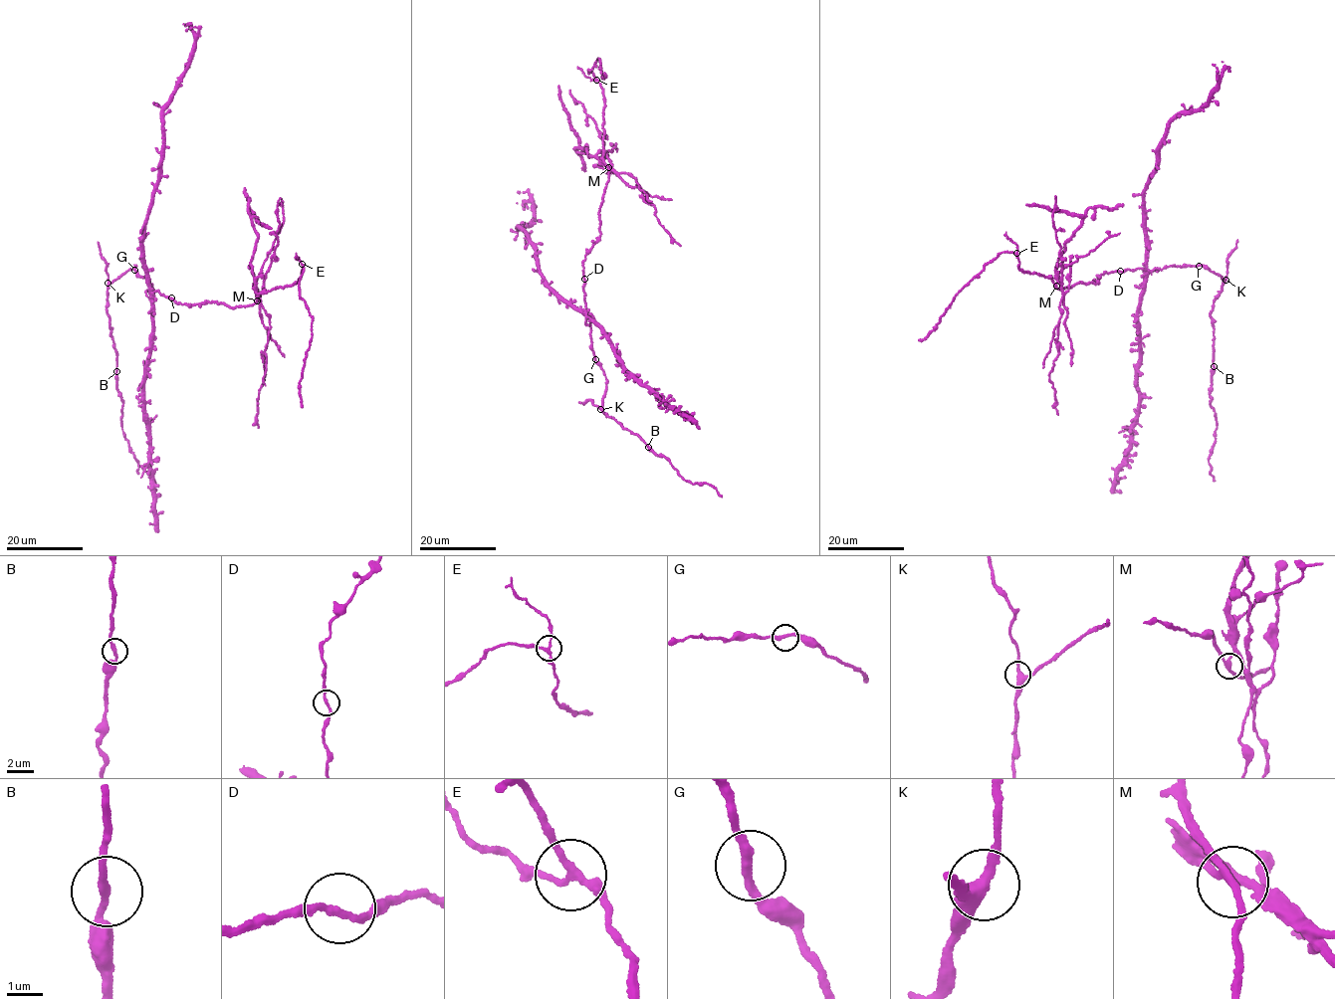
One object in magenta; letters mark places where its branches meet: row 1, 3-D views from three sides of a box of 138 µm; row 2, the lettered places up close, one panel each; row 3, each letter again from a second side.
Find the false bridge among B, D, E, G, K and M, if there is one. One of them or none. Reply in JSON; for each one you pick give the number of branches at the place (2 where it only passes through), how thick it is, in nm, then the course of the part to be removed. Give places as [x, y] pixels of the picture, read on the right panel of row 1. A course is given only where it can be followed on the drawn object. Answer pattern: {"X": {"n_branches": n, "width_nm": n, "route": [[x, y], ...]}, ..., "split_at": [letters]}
{"M": {"n_branches": 3, "width_nm": 180, "route": [[1056, 286], [1058, 282], [1062, 293], [1056, 341], [1058, 355], [1049, 374], [1049, 382], [1055, 390], [1058, 415]]}, "split_at": ["M"]}

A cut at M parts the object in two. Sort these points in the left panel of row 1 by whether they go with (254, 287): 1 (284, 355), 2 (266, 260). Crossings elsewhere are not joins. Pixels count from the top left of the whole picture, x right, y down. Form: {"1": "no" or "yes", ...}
{"1": "yes", "2": "yes"}

